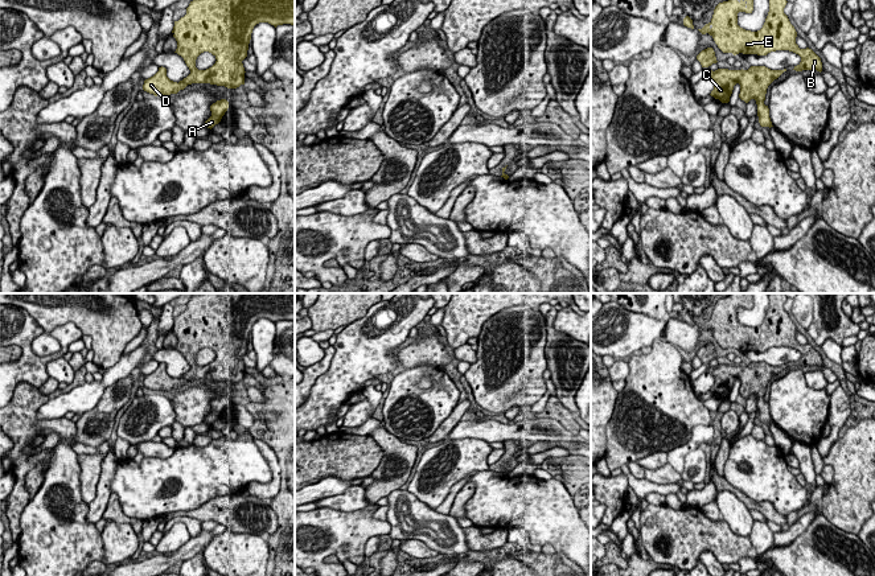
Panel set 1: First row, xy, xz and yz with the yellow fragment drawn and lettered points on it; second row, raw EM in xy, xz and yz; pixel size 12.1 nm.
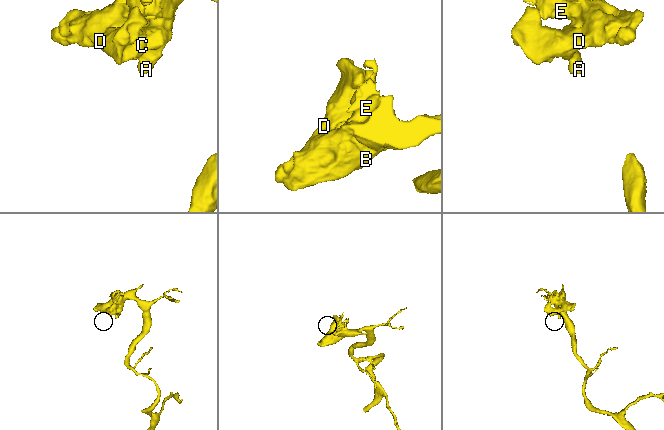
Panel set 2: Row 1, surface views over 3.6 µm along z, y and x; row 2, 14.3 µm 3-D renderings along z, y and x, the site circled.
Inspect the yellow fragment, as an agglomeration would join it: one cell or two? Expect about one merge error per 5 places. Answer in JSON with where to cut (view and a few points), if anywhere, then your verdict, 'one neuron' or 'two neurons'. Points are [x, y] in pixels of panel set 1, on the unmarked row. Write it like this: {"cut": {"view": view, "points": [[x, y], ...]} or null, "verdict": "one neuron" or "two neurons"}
{"cut": null, "verdict": "one neuron"}

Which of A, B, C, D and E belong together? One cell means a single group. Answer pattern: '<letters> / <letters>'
A B C D E

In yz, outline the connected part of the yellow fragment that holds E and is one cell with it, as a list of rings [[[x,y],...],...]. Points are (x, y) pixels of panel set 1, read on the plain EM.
[[[753,293],[723,297],[715,303],[711,317],[698,326],[708,329],[723,349],[767,351],[776,346],[789,346],[801,353],[793,366],[821,369],[821,354],[812,345],[800,345],[796,340],[797,328],[784,309],[786,299],[784,293],[769,293],[769,308],[763,324],[751,328],[738,321],[738,309],[752,309]]]

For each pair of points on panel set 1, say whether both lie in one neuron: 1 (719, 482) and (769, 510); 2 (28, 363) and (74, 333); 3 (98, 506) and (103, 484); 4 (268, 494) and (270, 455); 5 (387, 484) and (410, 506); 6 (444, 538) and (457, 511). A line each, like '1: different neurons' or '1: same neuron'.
1: same neuron
2: same neuron
3: same neuron
4: same neuron
5: different neurons
6: different neurons

